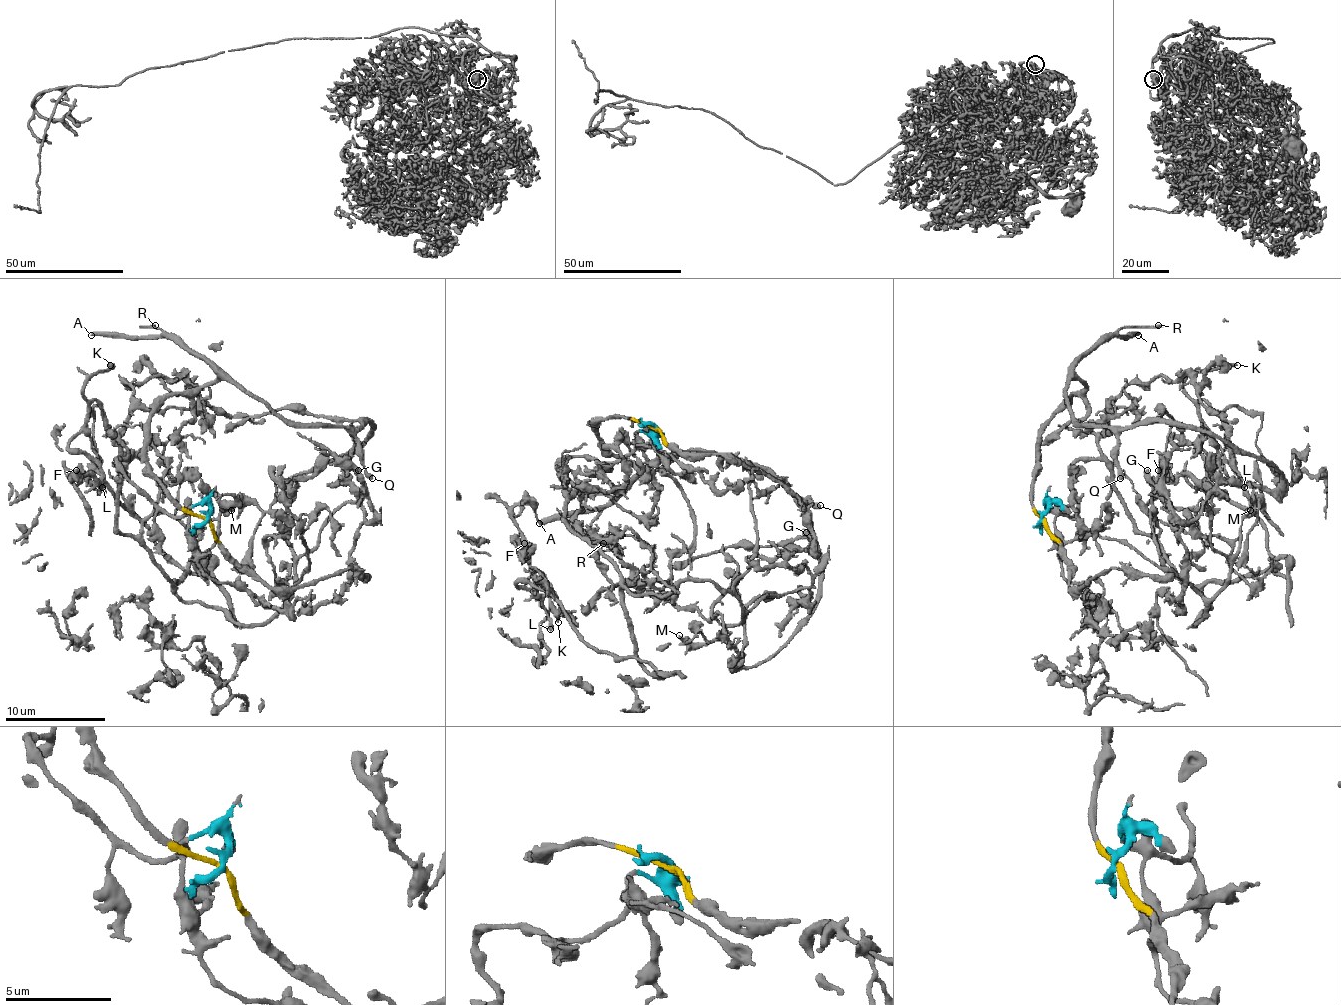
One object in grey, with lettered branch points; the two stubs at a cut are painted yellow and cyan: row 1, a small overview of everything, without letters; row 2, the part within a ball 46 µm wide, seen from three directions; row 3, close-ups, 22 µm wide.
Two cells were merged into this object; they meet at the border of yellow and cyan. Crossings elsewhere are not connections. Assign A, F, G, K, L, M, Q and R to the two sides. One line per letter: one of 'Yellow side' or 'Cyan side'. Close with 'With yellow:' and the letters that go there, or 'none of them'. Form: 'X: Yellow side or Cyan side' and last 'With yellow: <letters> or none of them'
A: Yellow side
F: Cyan side
G: Cyan side
K: Cyan side
L: Cyan side
M: Cyan side
Q: Yellow side
R: Yellow side
With yellow: A, Q, R

